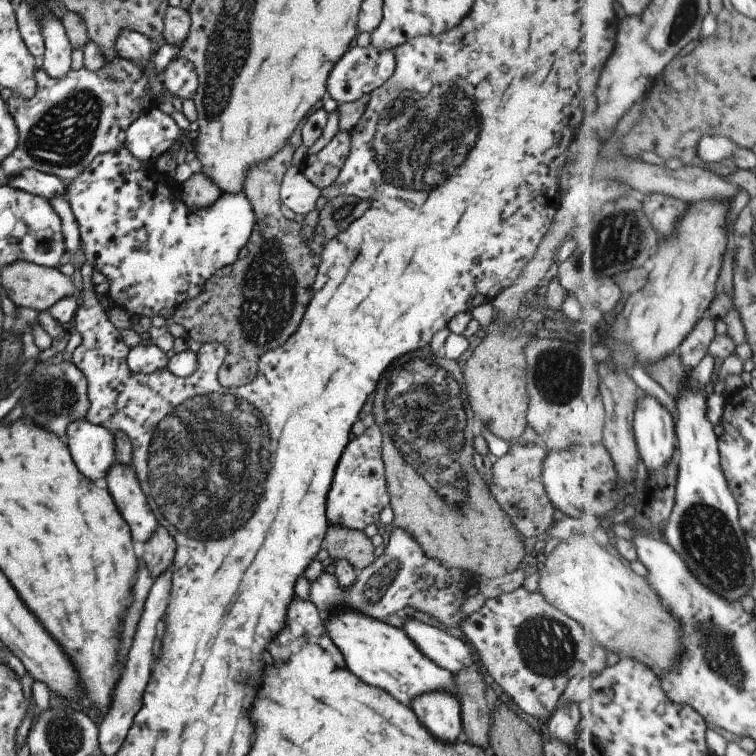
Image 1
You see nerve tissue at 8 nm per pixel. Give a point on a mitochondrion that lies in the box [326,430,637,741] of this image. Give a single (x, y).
(548, 648)

